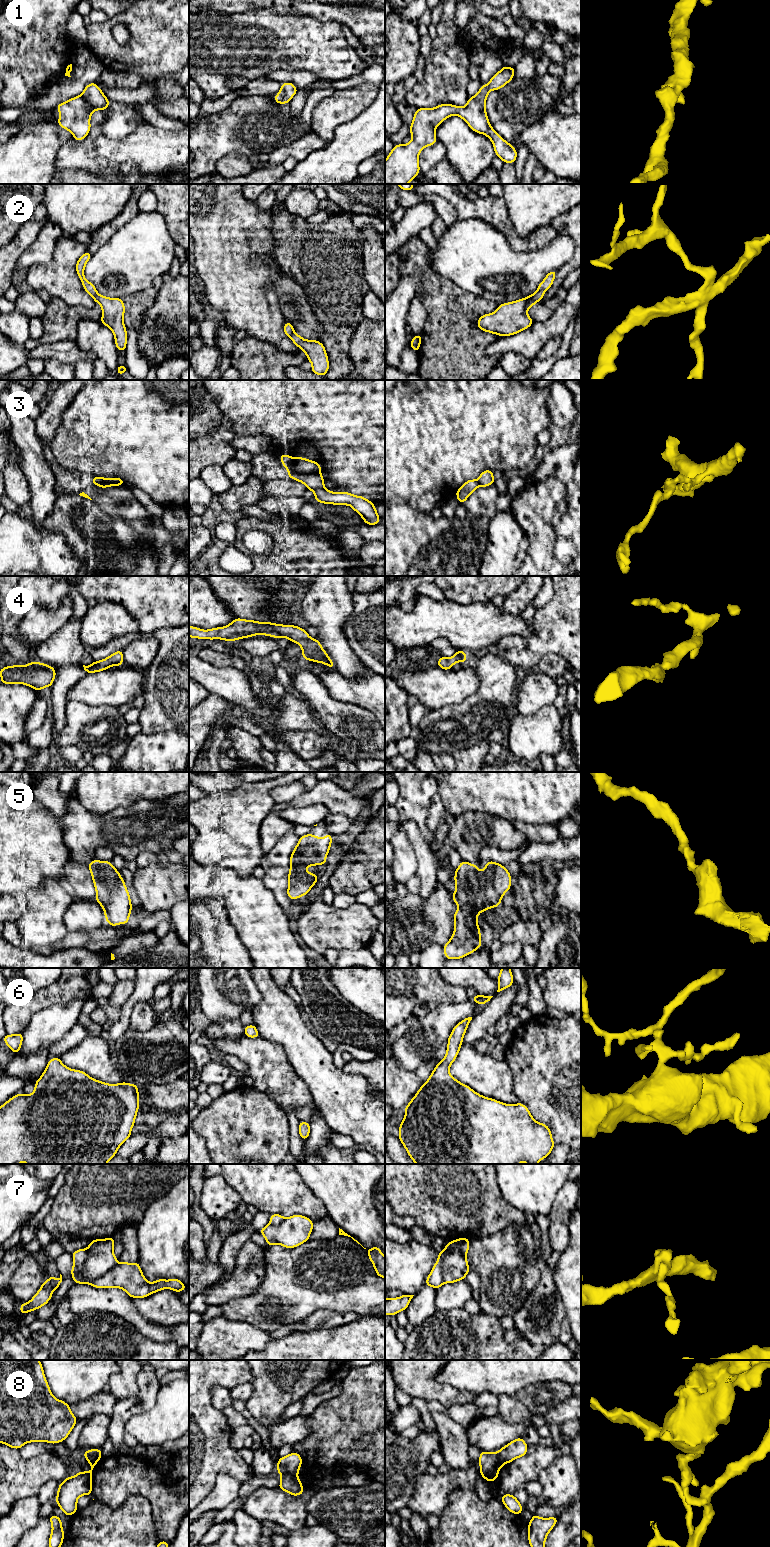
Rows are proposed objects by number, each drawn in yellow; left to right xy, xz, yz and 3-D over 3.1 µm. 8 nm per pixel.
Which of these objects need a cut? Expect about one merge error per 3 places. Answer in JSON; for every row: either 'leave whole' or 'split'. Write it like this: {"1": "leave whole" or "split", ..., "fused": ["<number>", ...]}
{"1": "leave whole", "2": "split", "3": "split", "4": "leave whole", "5": "leave whole", "6": "leave whole", "7": "split", "8": "split", "fused": ["2", "3", "7", "8"]}

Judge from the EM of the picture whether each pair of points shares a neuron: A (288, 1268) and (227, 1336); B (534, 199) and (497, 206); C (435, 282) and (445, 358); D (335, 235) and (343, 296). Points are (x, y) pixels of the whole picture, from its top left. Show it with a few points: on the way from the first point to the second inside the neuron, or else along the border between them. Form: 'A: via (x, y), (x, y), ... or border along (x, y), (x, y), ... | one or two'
A: border along (223, 1316), (230, 1320), (246, 1321), (262, 1329) | two
B: border along (501, 198), (505, 204), (507, 215), (514, 226) | two
C: via (444, 301), (445, 339) | one
D: via (335, 250), (335, 281) | one

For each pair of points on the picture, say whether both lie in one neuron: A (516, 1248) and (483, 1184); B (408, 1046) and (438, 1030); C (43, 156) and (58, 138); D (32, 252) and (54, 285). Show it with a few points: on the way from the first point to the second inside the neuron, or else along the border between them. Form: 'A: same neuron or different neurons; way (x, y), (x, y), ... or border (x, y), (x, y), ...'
A: different neurons; border (526, 1221), (508, 1225), (484, 1237)
B: same neuron; way (415, 1046), (431, 1030)
C: same neuron; way (44, 152), (54, 142)
D: different neurons; border (55, 246), (47, 263), (26, 269)

